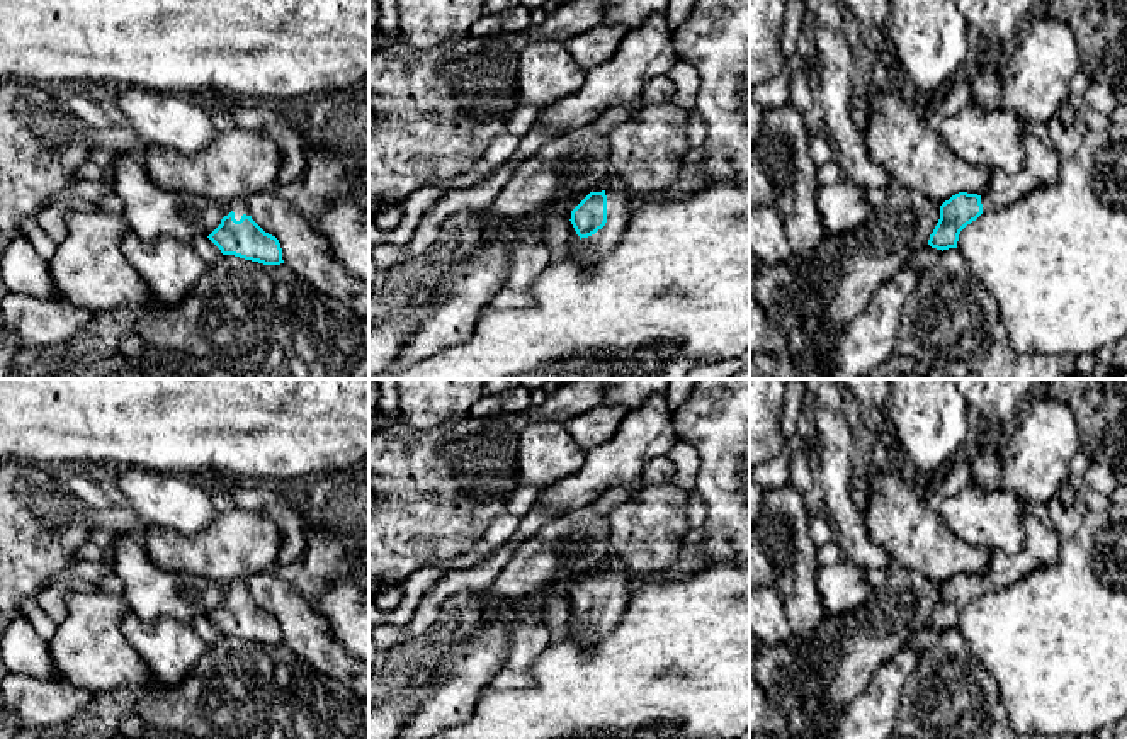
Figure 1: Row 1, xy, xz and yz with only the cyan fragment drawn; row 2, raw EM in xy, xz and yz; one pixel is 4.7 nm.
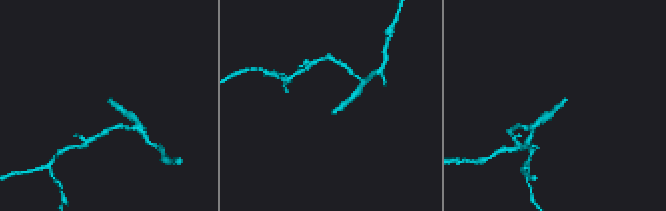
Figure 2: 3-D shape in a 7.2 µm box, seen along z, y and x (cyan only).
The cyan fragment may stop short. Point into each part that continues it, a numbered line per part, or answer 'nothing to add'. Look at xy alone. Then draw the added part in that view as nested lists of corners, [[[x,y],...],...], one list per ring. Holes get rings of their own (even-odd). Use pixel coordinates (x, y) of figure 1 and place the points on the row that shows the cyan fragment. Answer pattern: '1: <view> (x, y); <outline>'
1: xy (238, 206); [[[235,199],[224,204],[224,216],[228,216],[231,211],[235,212],[236,221],[240,221],[243,214],[250,216],[245,199]]]

